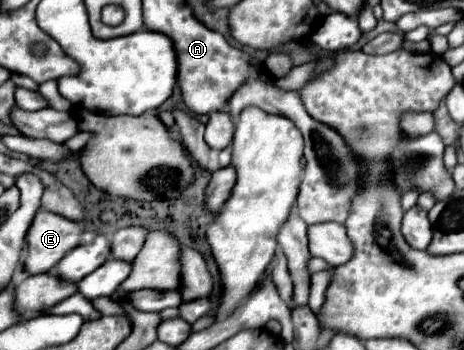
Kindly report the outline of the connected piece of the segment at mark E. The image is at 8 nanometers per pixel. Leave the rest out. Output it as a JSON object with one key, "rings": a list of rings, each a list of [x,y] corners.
{"rings":[[[39,211],[25,237],[27,259],[23,269],[31,275],[51,271],[71,249],[79,245],[81,225],[51,211]]]}

